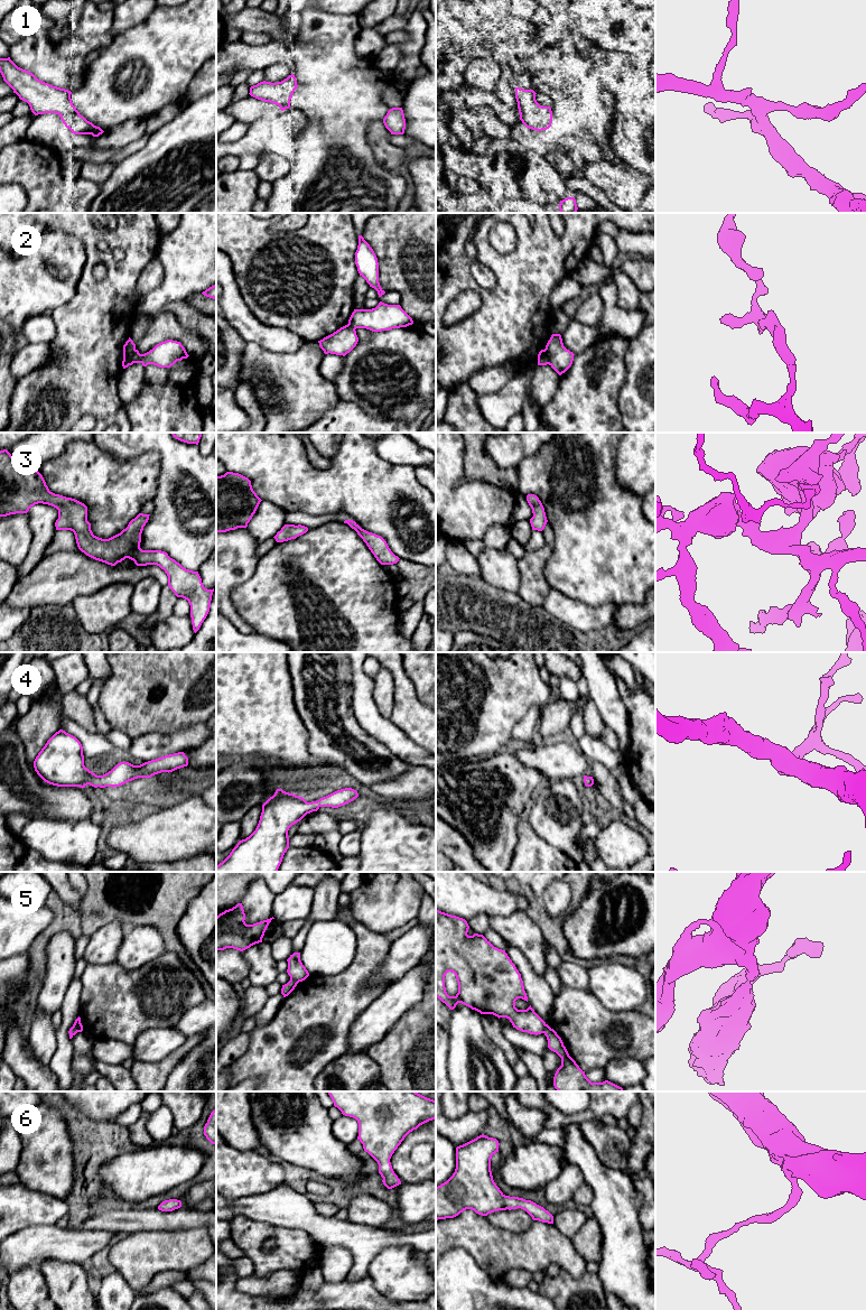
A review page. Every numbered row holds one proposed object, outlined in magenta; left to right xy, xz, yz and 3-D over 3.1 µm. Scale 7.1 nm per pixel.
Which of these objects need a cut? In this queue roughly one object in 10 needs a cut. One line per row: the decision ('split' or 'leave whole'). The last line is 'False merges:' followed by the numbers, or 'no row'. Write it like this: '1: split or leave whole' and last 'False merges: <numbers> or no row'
1: leave whole
2: split
3: leave whole
4: leave whole
5: split
6: leave whole
False merges: 2, 5

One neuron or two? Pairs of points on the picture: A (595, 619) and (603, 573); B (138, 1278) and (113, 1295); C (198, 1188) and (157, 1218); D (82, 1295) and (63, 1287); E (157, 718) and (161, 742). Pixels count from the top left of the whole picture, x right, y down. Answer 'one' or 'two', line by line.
A: two
B: two
C: two
D: one
E: two

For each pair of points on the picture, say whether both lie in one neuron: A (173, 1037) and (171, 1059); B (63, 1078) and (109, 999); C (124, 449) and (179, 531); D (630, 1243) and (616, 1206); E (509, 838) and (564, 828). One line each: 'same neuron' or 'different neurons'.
A: different neurons
B: different neurons
C: same neuron
D: same neuron
E: different neurons

